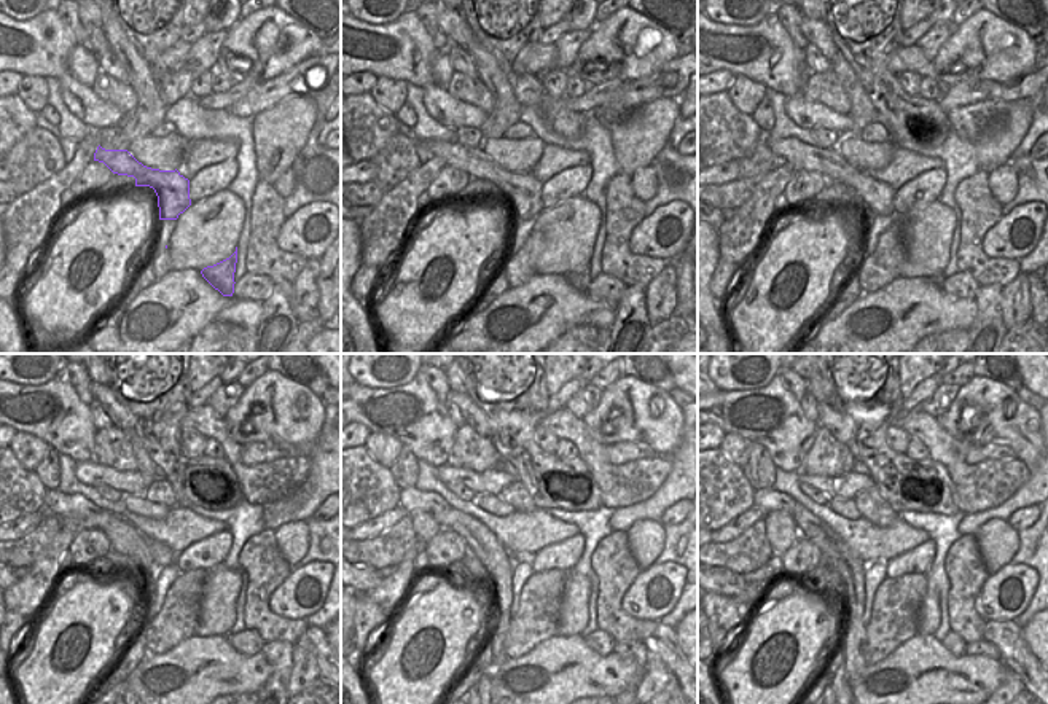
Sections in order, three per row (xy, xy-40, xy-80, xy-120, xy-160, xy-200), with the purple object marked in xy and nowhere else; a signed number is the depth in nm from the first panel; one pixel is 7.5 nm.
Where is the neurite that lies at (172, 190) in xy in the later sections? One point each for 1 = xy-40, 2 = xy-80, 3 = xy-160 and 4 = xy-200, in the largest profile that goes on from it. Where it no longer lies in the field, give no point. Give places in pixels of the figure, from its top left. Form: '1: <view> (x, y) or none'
1: xy-40 (523, 190)
2: xy-80 (876, 196)
3: xy-160 (411, 500)
4: xy-200 (768, 499)

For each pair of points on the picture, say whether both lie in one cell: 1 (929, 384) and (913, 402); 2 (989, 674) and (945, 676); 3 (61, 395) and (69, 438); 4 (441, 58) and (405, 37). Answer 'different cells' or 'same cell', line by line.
1: same cell
2: same cell
3: same cell
4: different cells

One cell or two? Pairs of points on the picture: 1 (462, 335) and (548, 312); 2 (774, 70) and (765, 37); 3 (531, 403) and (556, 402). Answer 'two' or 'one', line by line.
1: one
2: one
3: two

